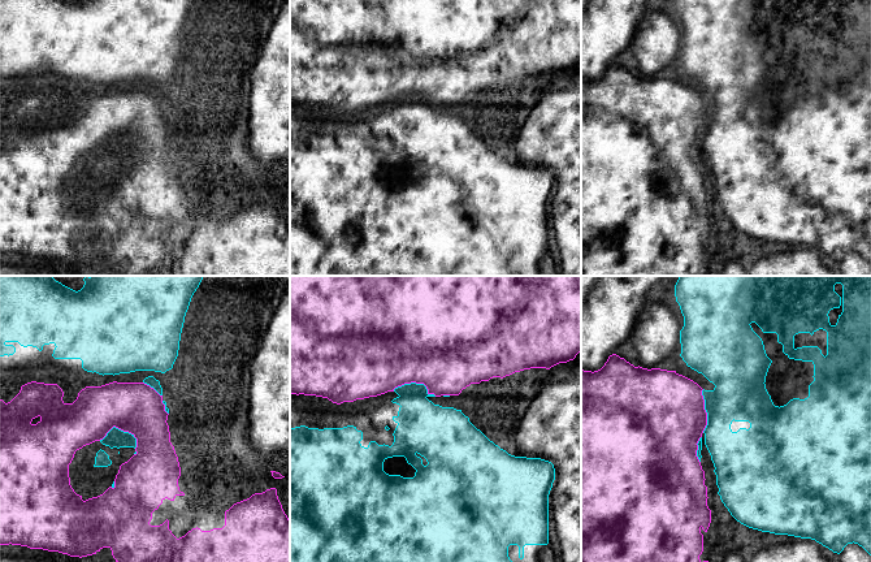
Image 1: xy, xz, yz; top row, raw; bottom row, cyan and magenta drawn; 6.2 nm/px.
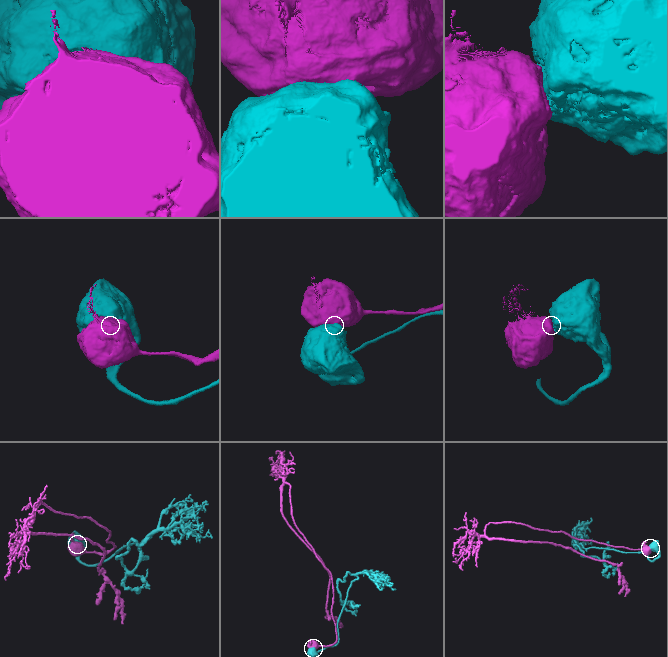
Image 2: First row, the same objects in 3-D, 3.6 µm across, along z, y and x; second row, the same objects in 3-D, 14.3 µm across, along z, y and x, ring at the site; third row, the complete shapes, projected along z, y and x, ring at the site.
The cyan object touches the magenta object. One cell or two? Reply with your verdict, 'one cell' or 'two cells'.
two cells

